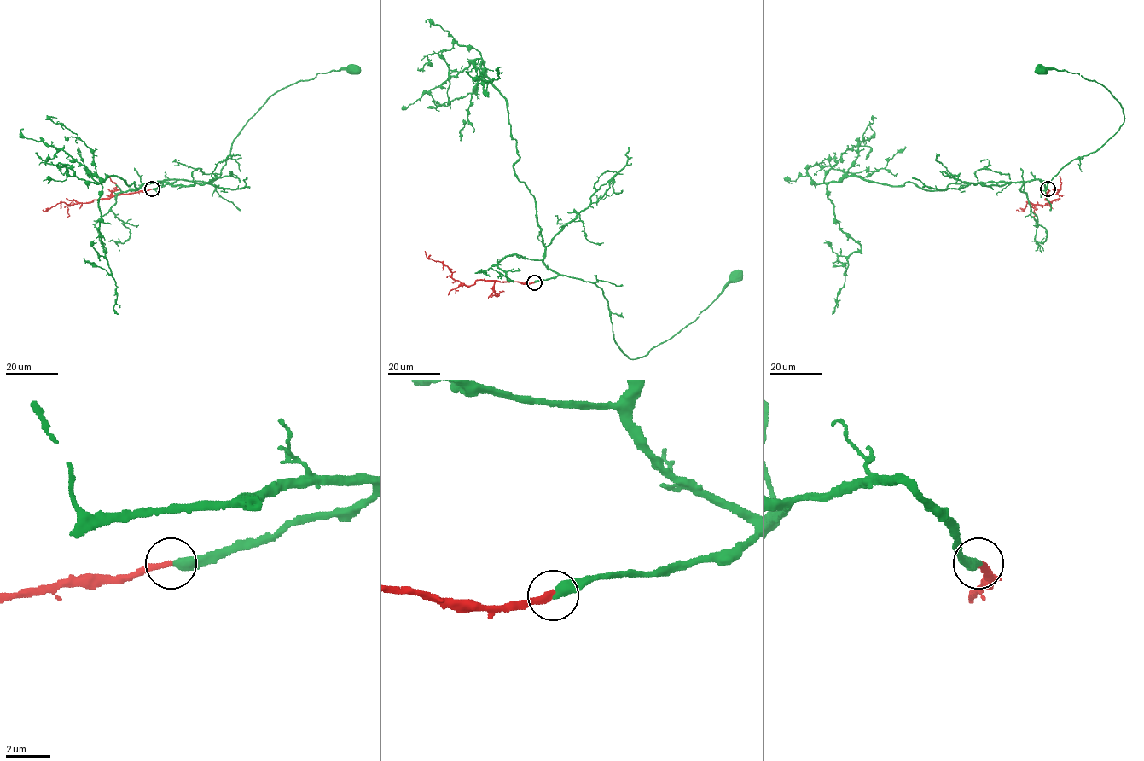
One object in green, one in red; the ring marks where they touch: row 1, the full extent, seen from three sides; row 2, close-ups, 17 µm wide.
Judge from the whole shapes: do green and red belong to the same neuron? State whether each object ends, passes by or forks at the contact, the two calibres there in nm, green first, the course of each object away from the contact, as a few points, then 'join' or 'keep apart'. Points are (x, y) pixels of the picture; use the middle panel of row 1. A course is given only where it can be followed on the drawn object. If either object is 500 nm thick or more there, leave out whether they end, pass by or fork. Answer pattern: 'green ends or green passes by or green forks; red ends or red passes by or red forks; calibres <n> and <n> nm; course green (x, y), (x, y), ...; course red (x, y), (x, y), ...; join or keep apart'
green ends; red ends; calibres 440 and 280 nm; course green (534, 281), (558, 275), (594, 281), (608, 301), (614, 342), (628, 357), (636, 358), (693, 322), (734, 273); course red (534, 281), (477, 280), (473, 284), (465, 286), (453, 278), (452, 272), (447, 266), (427, 258), (425, 251); join

